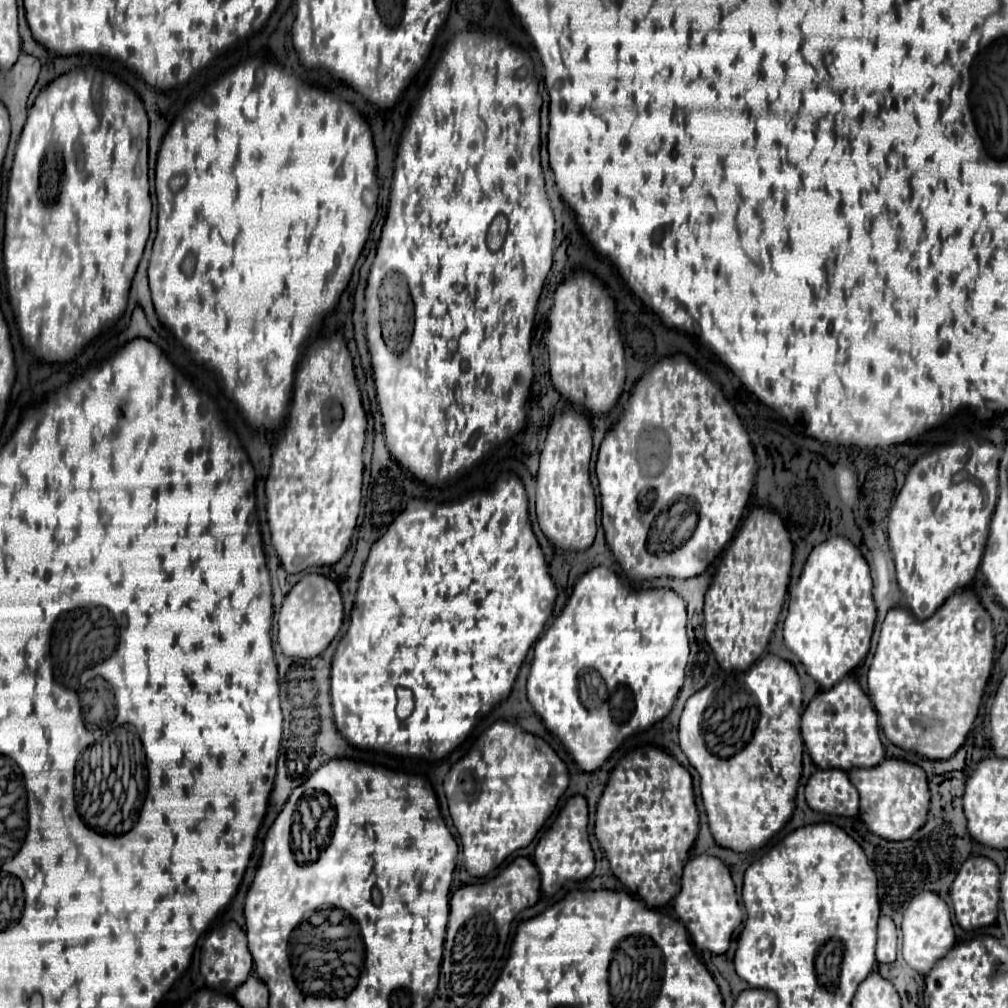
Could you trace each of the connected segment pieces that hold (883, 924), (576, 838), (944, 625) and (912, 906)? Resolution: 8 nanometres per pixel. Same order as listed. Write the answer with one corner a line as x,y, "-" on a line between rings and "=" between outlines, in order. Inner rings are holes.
879,917
877,933
877,963
893,963
897,953
897,929
891,917
=
575,795
567,801
567,805
561,809
559,817
555,819
553,827
541,837
541,841
535,847
533,863
539,869
541,875
541,891
547,897
553,897
565,881
581,881
587,879
595,869
595,857
587,835
587,801
581,795
=
957,591
951,595
927,621
915,621
915,617
903,607
891,609
881,627
867,683
885,737
893,745
905,751
915,751
931,761
955,755
977,717
983,689
993,667
993,649
995,639
991,617
971,591
=
923,891
915,895
907,905
903,905
903,959
911,969
915,969
919,975
927,975
937,959
943,959
949,949
955,945
955,933
953,933
953,923
951,923
951,913
947,903
931,891

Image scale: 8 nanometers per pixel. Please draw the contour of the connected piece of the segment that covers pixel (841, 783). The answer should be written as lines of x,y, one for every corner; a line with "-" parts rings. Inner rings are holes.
825,769
811,775
805,787
805,799
813,811
827,815
855,817
859,809
857,789
849,783
847,773
839,769

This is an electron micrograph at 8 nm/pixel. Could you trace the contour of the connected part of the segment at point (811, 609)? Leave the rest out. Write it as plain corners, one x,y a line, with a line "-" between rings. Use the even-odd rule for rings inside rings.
831,537
819,543
817,547
813,547
803,567
803,573
799,577
799,583
795,591
791,591
789,613
783,625
785,645
789,651
793,651
799,657
805,671
825,691
833,687
833,683
849,675
853,669
858,668
865,659
865,655
869,653
869,641
871,641
877,617
871,587
873,587
873,581
869,575
869,565
861,557
859,549
845,537

